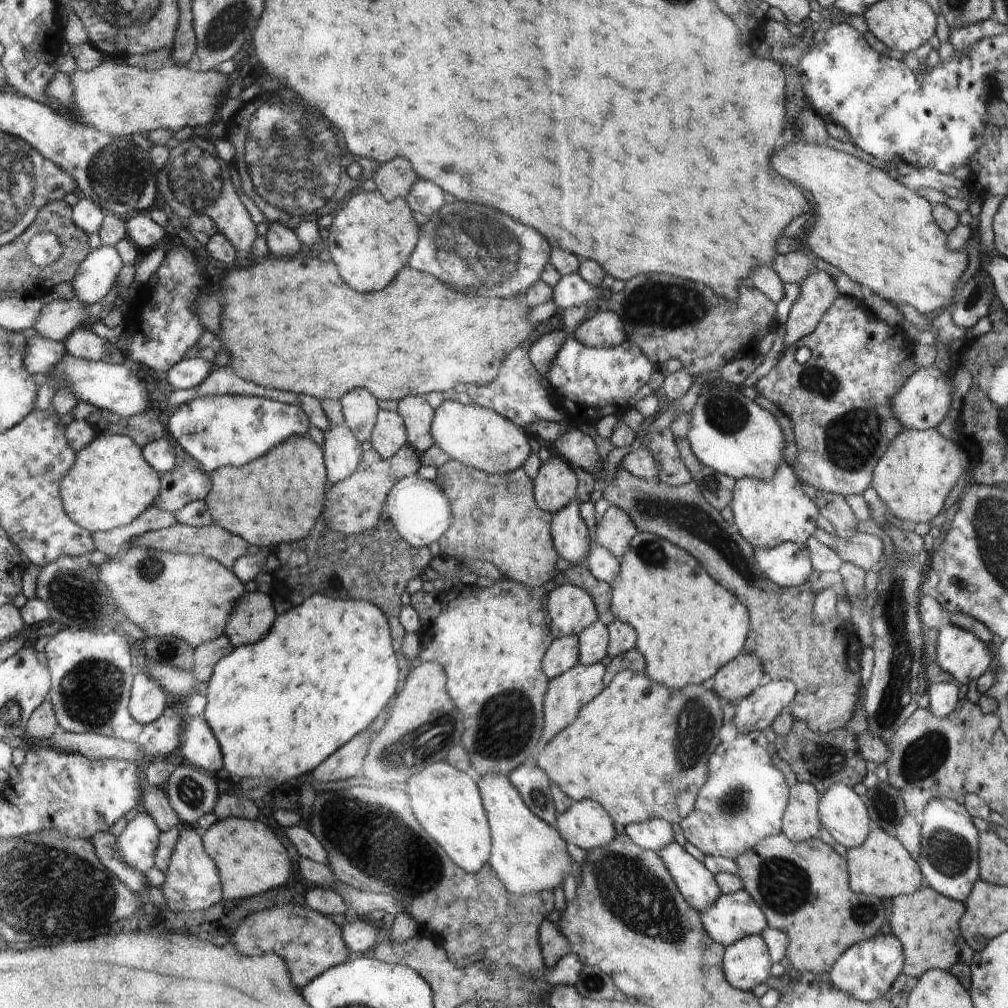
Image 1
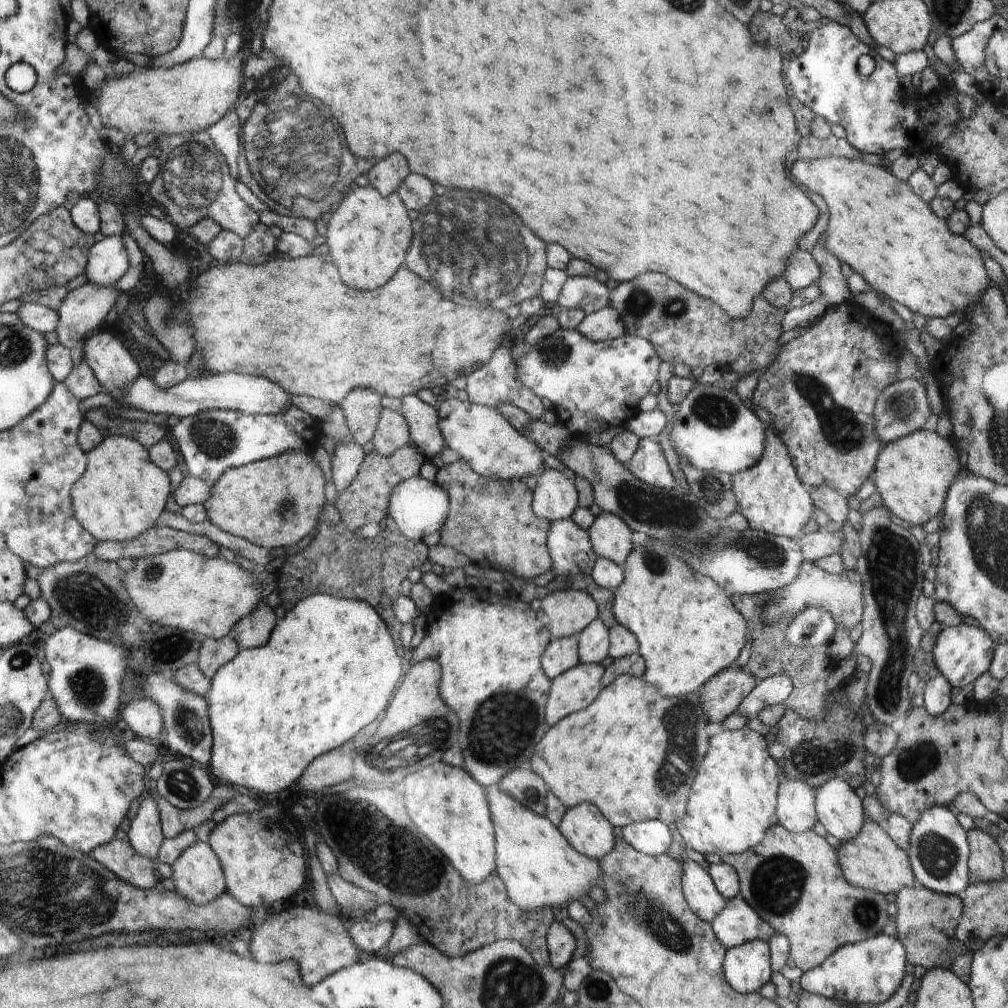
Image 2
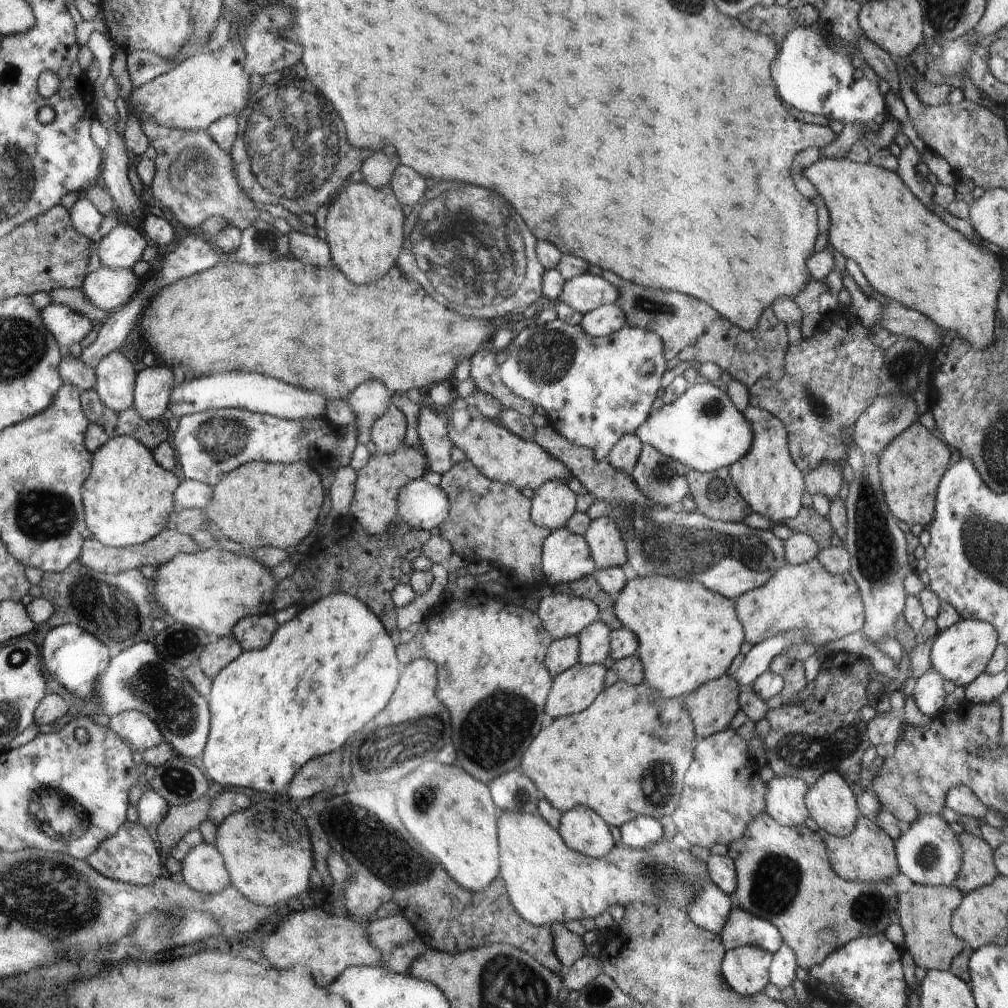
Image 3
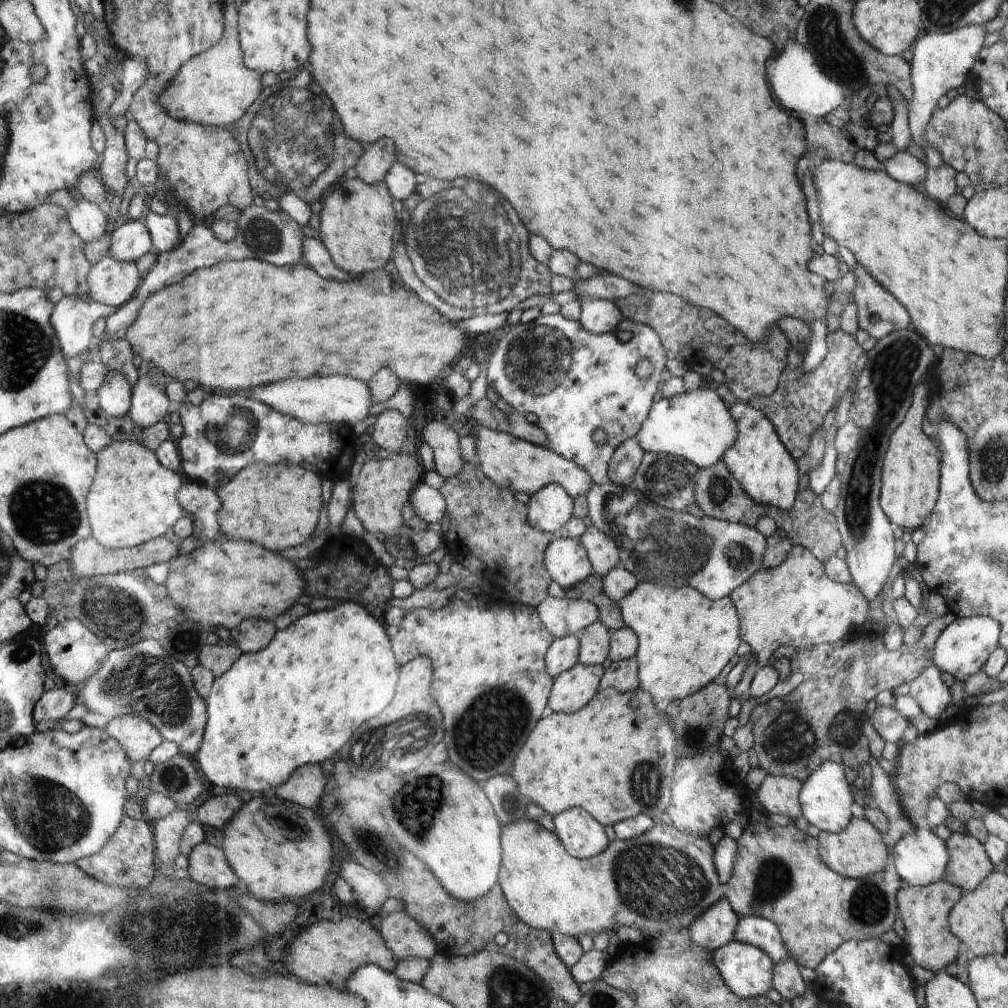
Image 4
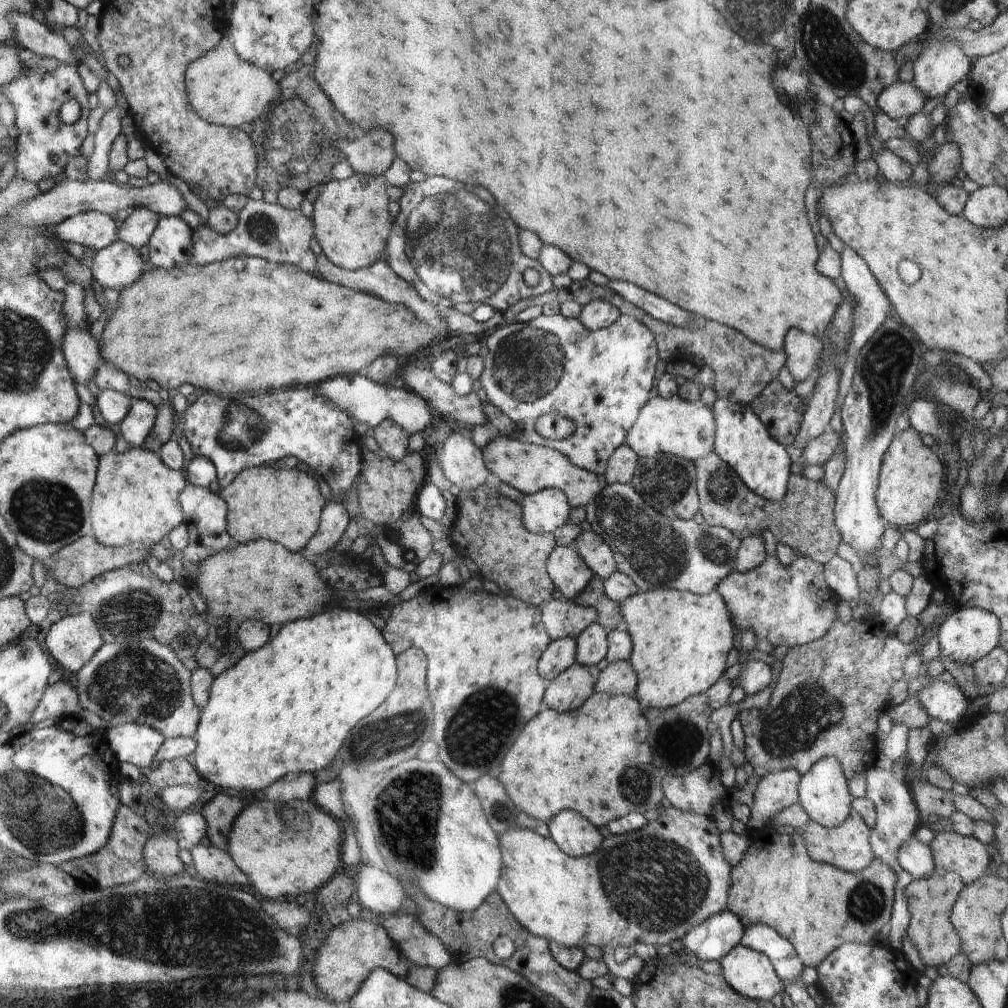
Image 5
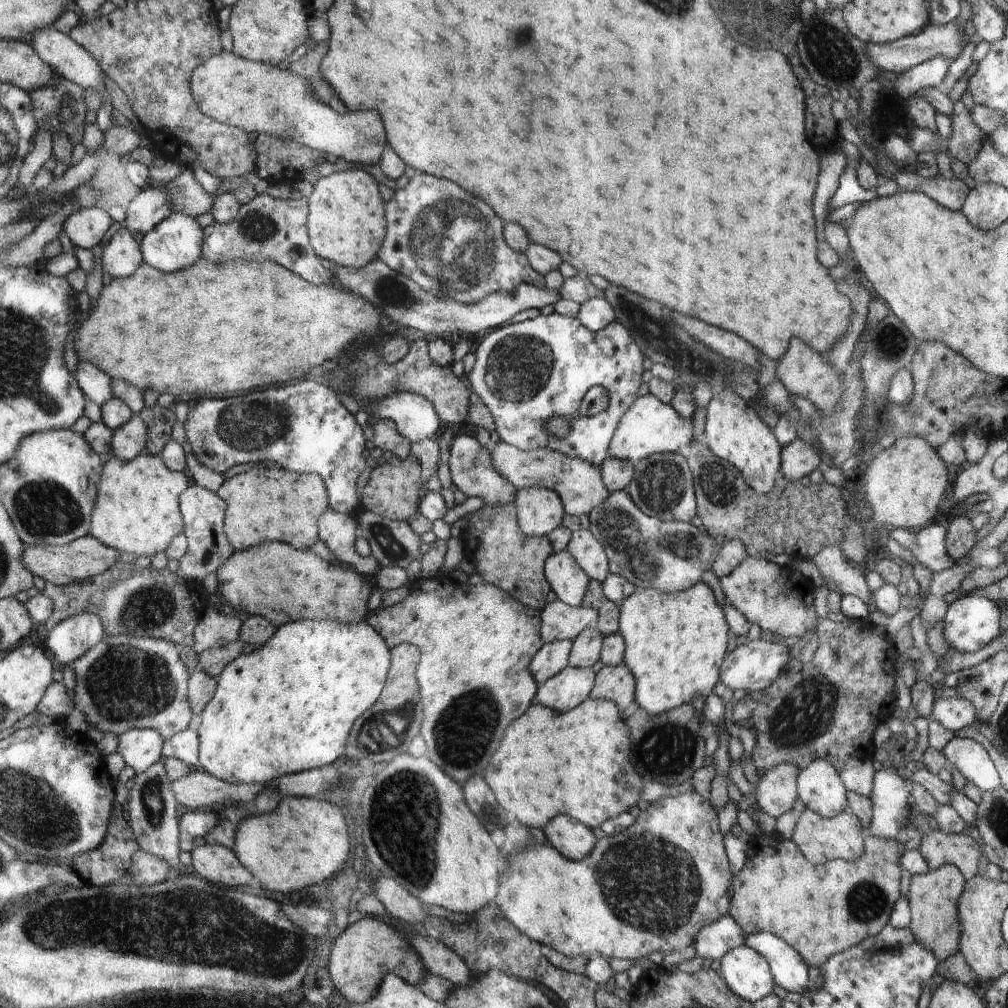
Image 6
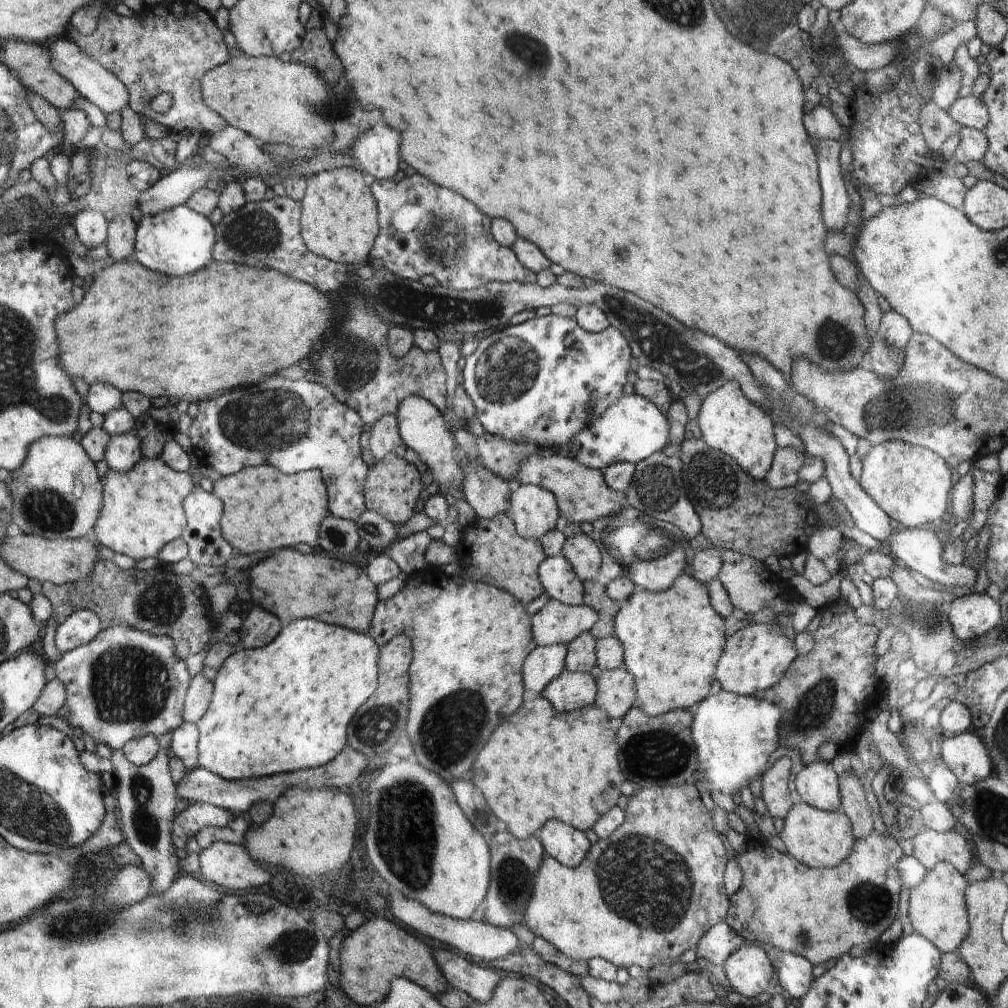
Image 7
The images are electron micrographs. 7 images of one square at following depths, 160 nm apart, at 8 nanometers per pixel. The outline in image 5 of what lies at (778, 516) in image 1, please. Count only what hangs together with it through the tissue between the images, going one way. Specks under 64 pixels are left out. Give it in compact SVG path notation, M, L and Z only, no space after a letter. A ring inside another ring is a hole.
M716 399L712 406L717 422L714 451L743 479L743 483L757 495L771 501L782 501L786 484L790 482L790 457L768 430L762 419L751 409L726 399Z

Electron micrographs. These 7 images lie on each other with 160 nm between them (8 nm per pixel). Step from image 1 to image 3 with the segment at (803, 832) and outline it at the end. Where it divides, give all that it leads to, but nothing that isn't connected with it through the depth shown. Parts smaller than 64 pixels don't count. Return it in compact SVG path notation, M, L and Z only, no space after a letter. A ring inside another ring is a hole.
M774 777L766 786L766 814L787 827L802 826L808 820L805 798L809 790L802 779Z

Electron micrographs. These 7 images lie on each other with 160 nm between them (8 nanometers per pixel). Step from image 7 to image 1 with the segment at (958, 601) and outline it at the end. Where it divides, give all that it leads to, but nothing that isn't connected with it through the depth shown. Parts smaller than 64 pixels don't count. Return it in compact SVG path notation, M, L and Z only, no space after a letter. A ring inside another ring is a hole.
M948 622L938 634L936 658L940 668L963 685L990 670L994 654L972 631Z

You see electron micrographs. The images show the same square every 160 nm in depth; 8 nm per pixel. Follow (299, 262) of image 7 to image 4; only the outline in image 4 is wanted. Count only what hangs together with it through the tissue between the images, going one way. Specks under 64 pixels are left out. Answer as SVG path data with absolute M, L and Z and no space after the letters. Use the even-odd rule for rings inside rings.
M257 205L251 206L244 212L241 212L239 222L237 223L237 235L234 240L221 240L211 229L208 222L196 221L188 232L187 236L175 249L161 252L157 255L155 263L151 266L148 276L141 279L141 285L138 292L118 307L111 315L105 316L106 326L104 335L109 340L122 340L127 336L126 330L136 322L138 310L142 304L160 288L166 288L170 284L182 282L192 270L198 270L202 266L214 266L222 260L264 260L276 266L292 266L303 257L303 228L292 220L284 212L272 212L265 207Z

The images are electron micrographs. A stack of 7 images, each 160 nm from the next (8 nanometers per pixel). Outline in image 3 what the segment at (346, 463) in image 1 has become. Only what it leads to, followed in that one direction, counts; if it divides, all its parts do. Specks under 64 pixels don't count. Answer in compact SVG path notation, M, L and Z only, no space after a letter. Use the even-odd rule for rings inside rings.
M350 464L334 470L334 480L330 488L330 500L335 518L348 518L350 504L354 500L356 472Z

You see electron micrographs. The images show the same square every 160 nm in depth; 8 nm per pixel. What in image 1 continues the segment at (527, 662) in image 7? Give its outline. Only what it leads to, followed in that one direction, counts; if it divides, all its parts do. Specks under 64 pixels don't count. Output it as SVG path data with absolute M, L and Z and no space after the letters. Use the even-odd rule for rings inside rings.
M560 637L550 643L542 660L544 674L549 678L561 674L578 665L578 637Z

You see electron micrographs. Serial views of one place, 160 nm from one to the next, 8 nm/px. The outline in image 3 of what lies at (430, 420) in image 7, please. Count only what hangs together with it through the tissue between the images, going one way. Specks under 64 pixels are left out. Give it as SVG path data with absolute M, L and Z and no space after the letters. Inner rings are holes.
M228 372L228 374L212 374L206 378L196 378L174 387L171 392L170 412L174 417L180 418L210 409L246 409L253 413L272 415L281 419L298 420L324 417L329 400L321 394L300 390L296 386L284 384L280 380L274 380L262 374Z

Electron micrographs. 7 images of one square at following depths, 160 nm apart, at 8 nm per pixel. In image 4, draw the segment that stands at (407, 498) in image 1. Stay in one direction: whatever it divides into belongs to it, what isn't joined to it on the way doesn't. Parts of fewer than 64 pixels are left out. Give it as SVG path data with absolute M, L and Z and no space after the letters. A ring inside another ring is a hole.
M421 482L412 490L411 501L414 512L428 524L432 522L445 523L447 514L447 501L443 493Z

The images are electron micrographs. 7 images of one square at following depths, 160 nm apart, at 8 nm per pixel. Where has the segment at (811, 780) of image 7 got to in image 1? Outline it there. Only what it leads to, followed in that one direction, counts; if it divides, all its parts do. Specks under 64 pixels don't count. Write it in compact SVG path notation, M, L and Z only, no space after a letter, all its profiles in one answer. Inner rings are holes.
M840 783L826 790L820 801L819 813L824 828L836 843L847 849L862 845L870 832L870 814L860 797L852 787Z

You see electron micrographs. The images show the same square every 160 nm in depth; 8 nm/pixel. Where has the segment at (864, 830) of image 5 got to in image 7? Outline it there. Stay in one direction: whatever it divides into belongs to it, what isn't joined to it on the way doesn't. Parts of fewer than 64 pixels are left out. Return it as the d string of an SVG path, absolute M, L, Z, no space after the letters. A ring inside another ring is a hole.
M799 800L791 814L784 819L784 829L778 834L786 850L801 863L812 868L832 868L851 856L856 838L848 816L843 812L821 811Z

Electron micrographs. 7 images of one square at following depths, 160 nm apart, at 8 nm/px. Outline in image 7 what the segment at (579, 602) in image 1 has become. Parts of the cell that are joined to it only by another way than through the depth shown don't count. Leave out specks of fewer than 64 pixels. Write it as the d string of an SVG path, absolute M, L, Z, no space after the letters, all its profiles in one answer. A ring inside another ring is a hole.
M548 599L546 605L532 615L536 642L542 646L563 644L575 640L579 634L589 631L599 614L589 606L565 605L556 599Z

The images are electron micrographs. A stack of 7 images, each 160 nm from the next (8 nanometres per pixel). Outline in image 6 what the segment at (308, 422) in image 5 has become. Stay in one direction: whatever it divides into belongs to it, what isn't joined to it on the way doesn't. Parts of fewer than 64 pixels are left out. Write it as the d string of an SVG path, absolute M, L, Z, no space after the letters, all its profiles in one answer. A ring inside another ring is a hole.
M300 382L296 386L288 388L268 388L244 396L234 396L226 400L216 400L216 398L204 398L200 400L198 406L193 406L189 410L189 417L185 422L187 441L192 447L192 453L198 462L204 466L224 474L232 464L240 462L258 462L258 460L270 460L280 464L286 470L292 472L318 472L327 483L328 498L330 499L332 510L344 514L350 514L358 506L358 494L356 493L356 480L358 474L362 472L362 456L358 450L364 450L364 434L362 428L354 422L354 416L338 402L336 392L331 386L316 384L316 382ZM274 396L310 396L302 406L302 412L292 414L294 404L286 404L282 398Z

